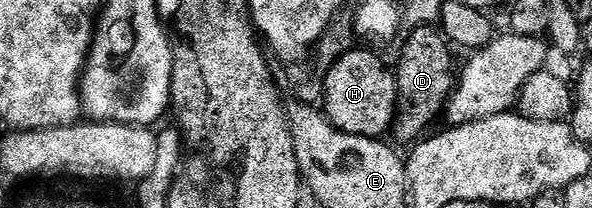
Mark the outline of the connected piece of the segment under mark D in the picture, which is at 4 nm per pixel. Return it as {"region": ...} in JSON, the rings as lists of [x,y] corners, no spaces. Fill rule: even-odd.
{"region":[[[422,24],[407,40],[400,54],[400,67],[395,67],[396,75],[396,120],[394,134],[407,144],[423,139],[433,129],[432,121],[445,113],[458,82],[458,66],[452,63],[453,47],[443,33],[433,25]]]}

